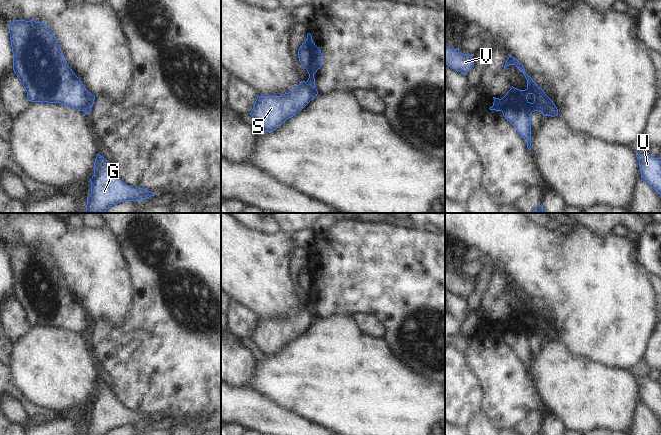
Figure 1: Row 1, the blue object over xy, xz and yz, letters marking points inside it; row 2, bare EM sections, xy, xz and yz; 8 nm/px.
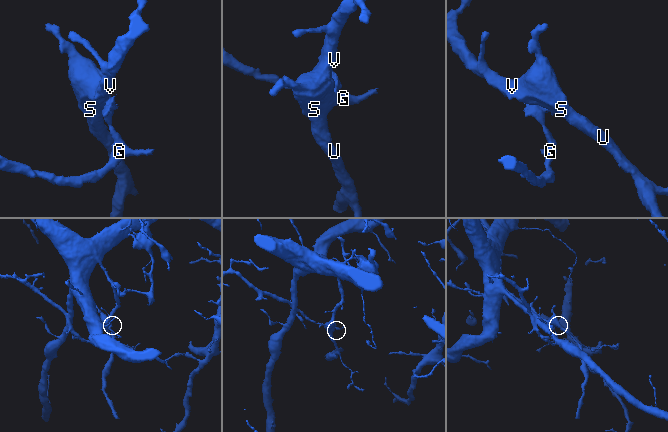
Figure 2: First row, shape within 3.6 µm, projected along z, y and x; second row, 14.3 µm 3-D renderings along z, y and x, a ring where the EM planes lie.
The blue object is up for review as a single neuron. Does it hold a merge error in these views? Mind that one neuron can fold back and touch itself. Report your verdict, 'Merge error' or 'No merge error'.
Merge error.

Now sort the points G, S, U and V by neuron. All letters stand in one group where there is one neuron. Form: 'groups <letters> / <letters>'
groups G / S U V

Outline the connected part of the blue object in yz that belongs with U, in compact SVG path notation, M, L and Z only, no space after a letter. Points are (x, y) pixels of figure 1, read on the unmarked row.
M649 377L637 378L641 402L643 402L655 415L661 419L661 384Z

